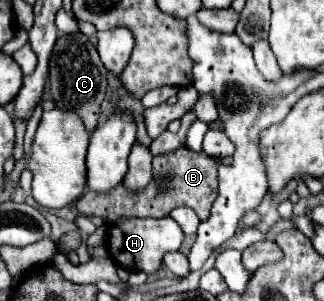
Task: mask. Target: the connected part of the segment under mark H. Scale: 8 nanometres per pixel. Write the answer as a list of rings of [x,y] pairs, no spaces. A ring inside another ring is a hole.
[[[171,217],[163,219],[121,219],[109,229],[107,249],[117,265],[127,267],[129,271],[145,271],[153,273],[161,265],[161,259],[167,251],[177,251],[183,243],[183,231],[179,223]]]

